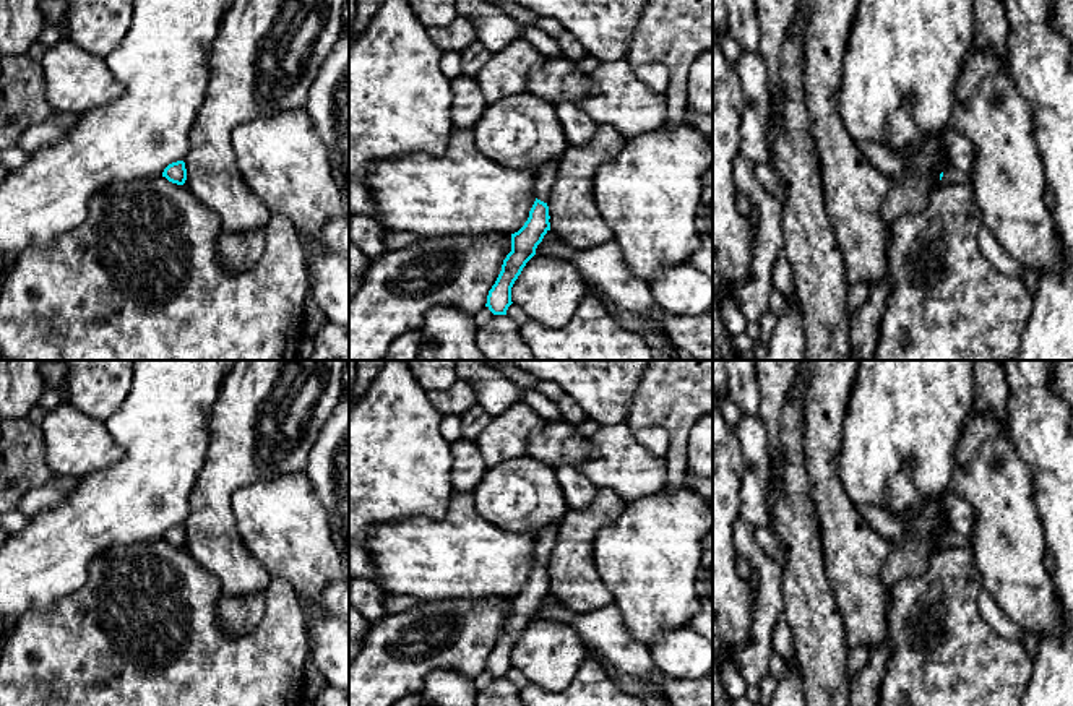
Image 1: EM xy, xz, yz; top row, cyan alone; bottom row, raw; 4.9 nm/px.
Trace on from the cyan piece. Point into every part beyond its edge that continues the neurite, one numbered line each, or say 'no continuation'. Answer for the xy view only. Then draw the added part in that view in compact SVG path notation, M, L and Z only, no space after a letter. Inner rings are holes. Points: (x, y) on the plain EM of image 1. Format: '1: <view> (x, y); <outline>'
no continuation

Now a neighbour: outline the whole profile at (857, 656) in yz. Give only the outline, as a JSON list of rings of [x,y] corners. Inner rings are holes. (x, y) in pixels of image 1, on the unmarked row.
[[[855,646],[849,649],[846,674],[851,680],[865,667],[868,657],[870,648],[867,646]]]

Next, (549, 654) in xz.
[[[532,620],[511,651],[511,665],[550,693],[567,688],[588,659],[576,631],[549,620]]]

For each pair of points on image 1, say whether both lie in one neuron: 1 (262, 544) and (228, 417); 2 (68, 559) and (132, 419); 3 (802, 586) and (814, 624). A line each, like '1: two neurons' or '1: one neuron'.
1: two neurons
2: one neuron
3: one neuron

